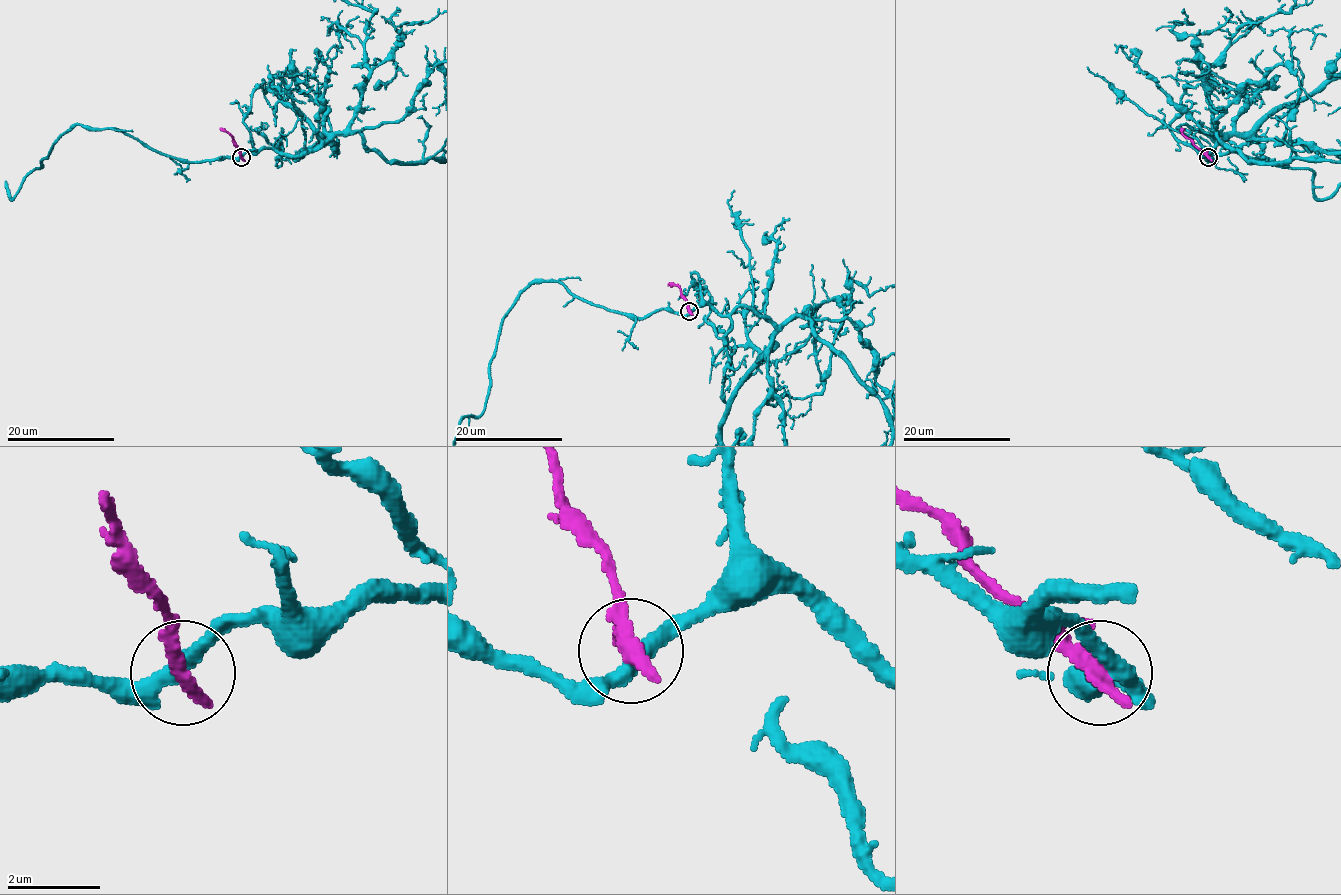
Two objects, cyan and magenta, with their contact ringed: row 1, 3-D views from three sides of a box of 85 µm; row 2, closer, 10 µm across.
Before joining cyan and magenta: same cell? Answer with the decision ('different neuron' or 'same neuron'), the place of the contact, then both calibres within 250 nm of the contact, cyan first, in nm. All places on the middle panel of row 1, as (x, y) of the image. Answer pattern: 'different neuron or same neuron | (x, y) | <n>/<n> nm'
different neuron | (689, 311) | 340/420 nm

